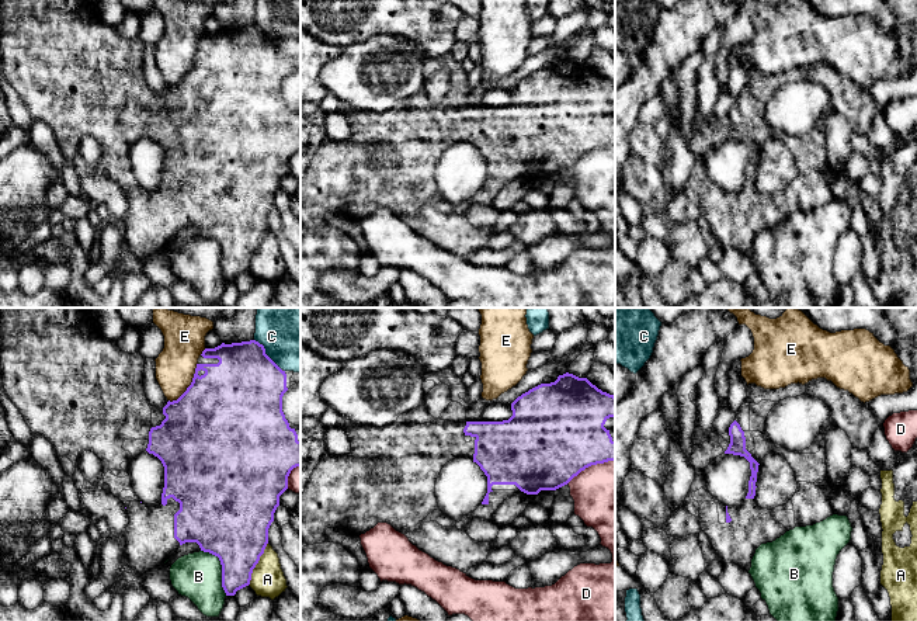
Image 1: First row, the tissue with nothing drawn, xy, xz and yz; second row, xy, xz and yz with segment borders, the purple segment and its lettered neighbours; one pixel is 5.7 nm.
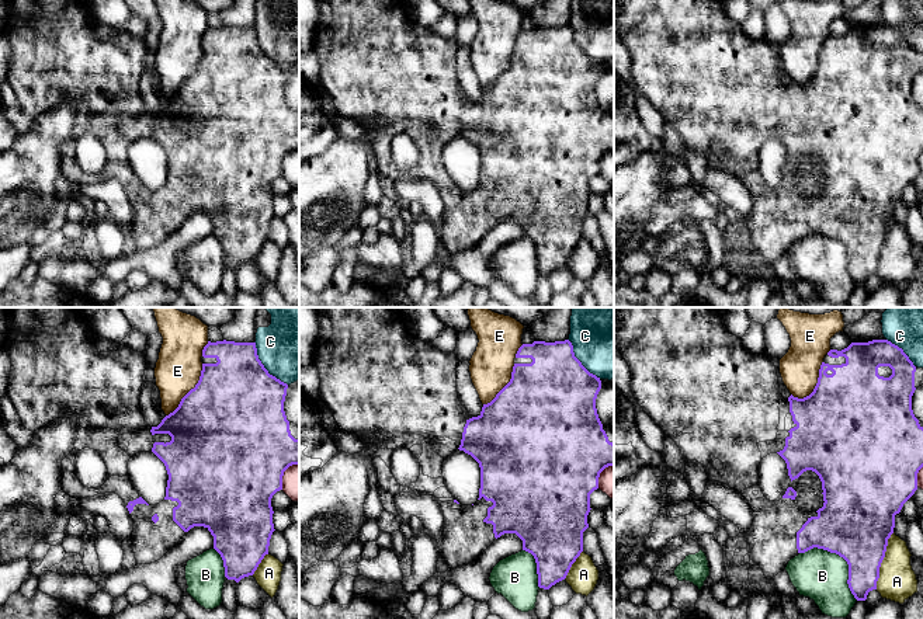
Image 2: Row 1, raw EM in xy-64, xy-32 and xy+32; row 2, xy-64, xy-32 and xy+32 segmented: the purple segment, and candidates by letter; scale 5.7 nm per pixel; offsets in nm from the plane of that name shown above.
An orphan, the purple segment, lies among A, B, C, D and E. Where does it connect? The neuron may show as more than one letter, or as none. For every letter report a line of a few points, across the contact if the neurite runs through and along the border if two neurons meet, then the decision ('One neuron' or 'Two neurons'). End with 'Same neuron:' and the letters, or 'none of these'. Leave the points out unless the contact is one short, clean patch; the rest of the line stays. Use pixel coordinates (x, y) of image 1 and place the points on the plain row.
A: Two neurons
B: Two neurons
C: Line: xy (254, 24), (281, 55). Two neurons
D: Two neurons
E: Two neurons
Same neuron: none of these

